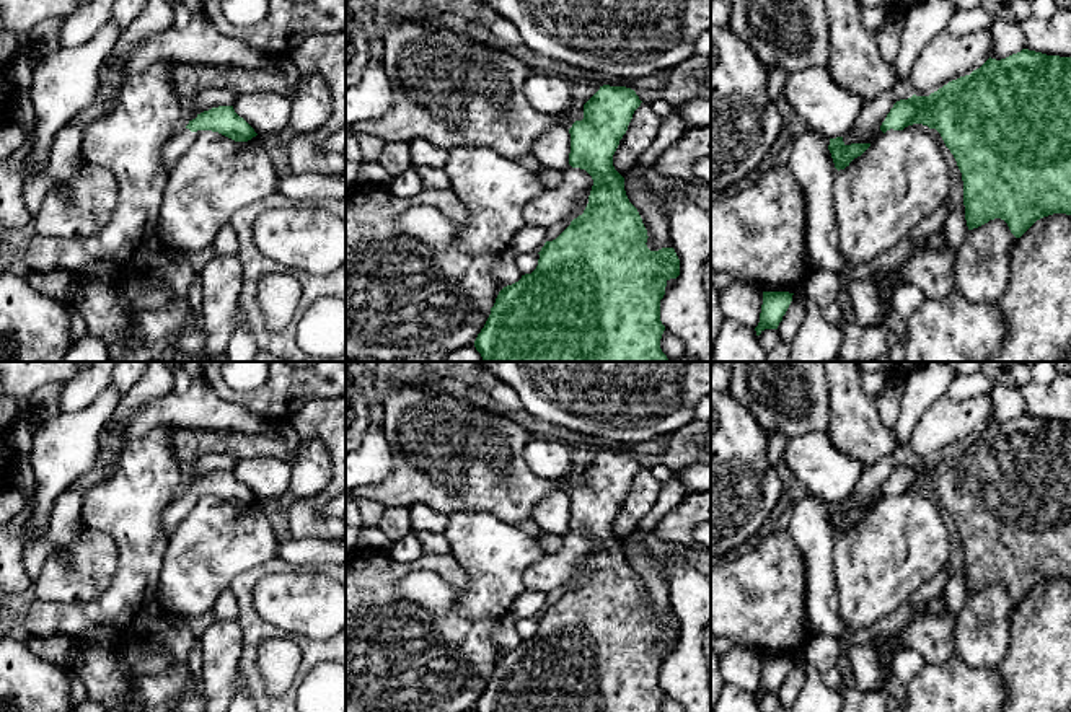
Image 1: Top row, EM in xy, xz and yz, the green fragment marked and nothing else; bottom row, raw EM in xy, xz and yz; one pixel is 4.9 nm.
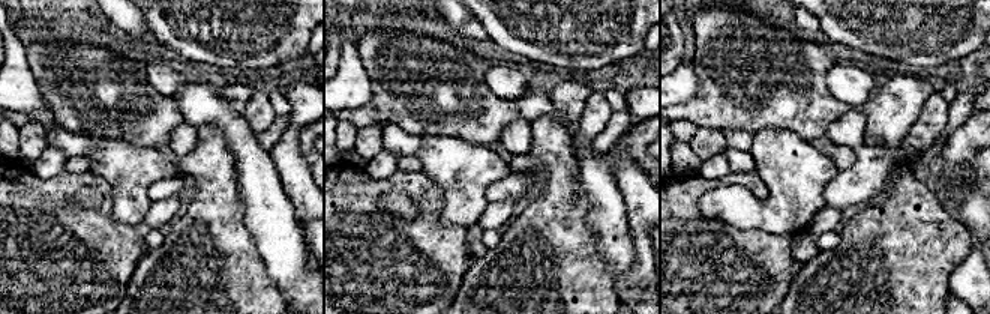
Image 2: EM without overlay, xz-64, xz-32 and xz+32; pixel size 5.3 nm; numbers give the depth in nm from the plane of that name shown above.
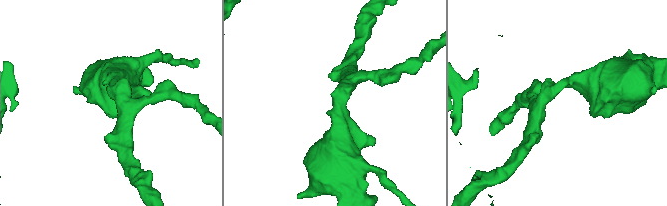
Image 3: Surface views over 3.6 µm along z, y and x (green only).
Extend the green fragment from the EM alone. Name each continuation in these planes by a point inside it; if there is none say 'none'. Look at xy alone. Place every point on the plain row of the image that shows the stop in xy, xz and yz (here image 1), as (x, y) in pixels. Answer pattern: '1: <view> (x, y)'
1: xy (180, 507)

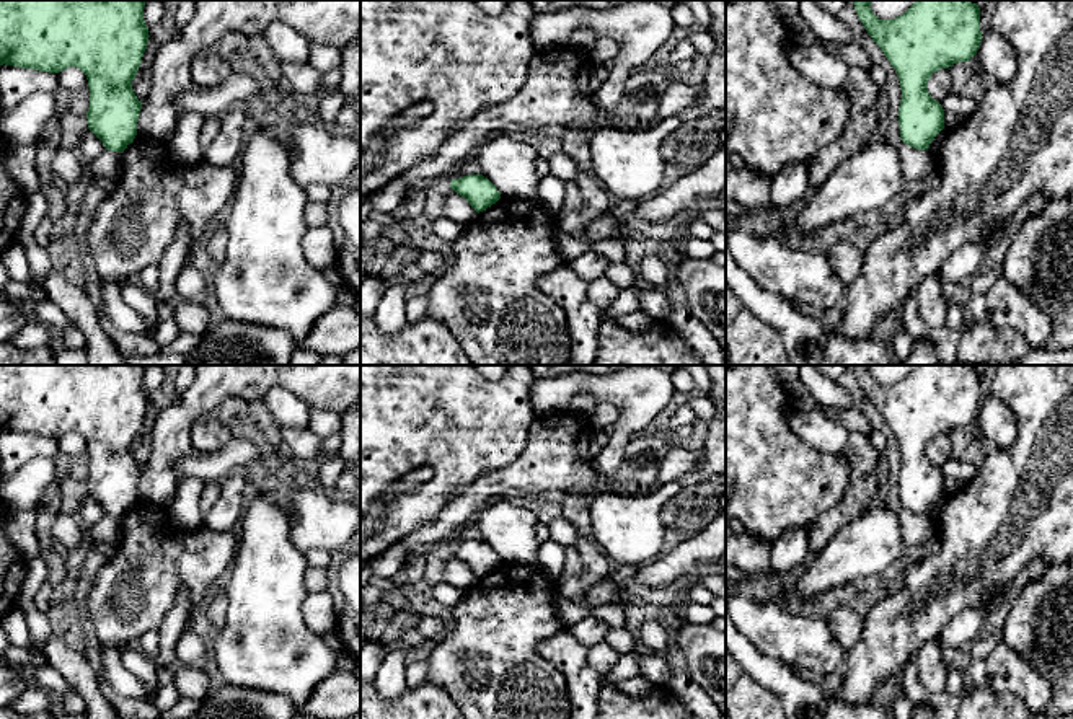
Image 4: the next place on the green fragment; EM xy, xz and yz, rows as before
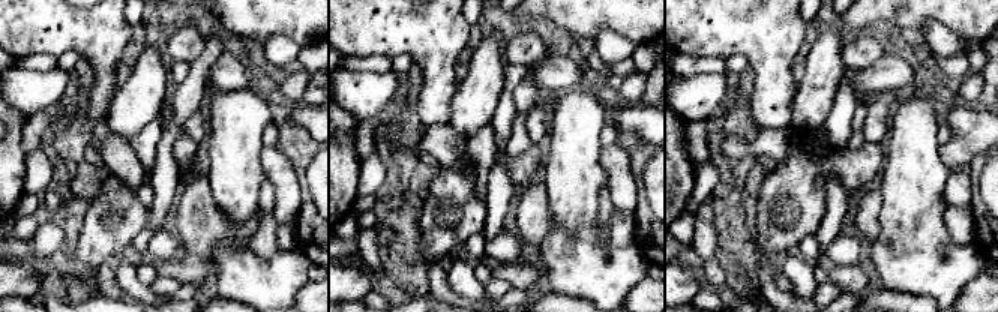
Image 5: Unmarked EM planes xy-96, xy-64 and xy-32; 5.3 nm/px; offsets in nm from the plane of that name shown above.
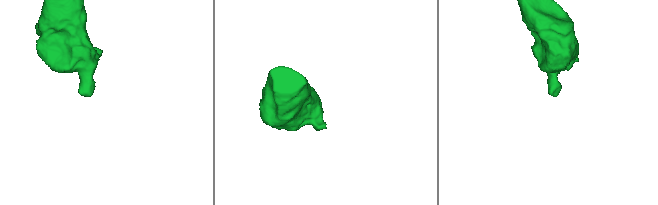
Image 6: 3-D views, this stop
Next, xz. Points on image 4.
none

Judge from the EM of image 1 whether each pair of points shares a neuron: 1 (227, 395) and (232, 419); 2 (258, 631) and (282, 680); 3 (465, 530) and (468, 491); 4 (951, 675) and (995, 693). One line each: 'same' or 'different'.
1: different
2: different
3: different
4: same

